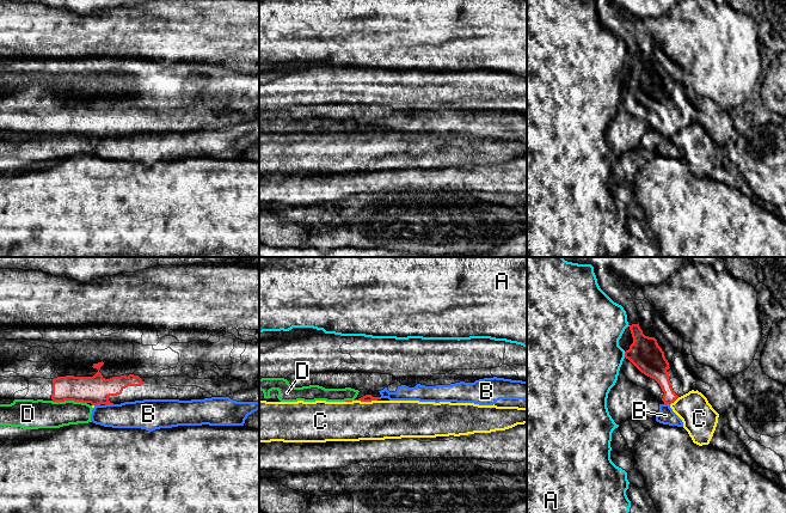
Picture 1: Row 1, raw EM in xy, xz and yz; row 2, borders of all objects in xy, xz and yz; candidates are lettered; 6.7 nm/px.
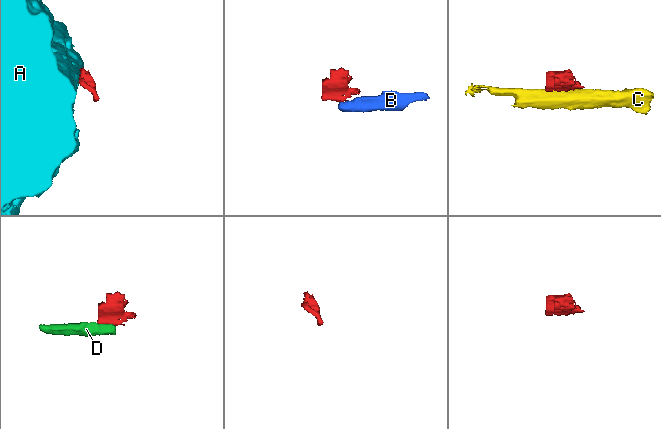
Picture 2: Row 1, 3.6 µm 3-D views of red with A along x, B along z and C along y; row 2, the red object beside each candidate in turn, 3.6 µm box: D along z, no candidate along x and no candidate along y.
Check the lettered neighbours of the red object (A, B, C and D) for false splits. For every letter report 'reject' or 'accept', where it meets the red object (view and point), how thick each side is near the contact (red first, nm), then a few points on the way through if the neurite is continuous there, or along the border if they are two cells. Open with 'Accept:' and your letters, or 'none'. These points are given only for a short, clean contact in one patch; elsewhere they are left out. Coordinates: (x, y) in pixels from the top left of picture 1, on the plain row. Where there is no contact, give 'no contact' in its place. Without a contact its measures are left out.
Accept: none
A: reject | yz (625, 86) | 220/460 nm | along yz (624, 84), (625, 89)
B: reject | xy (109, 135) | 190/190 nm | along xy (105, 135), (112, 136)
C: reject | xz (361, 133) | 50/280 nm | along xz (376, 132), (345, 134)
D: reject | xy (69, 132) | 190/190 nm | along xy (51, 133), (81, 133), (86, 135)

